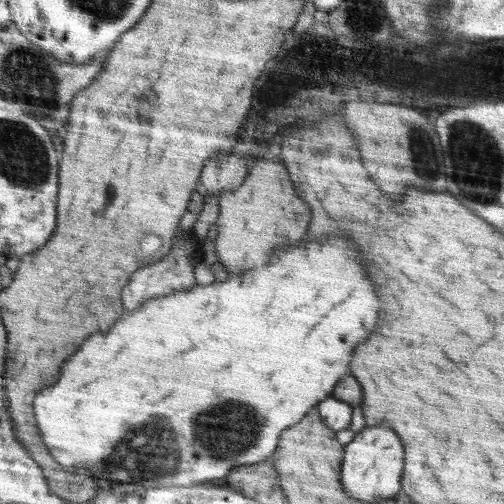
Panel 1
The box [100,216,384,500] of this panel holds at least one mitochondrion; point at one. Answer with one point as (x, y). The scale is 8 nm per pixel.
(132, 463)

